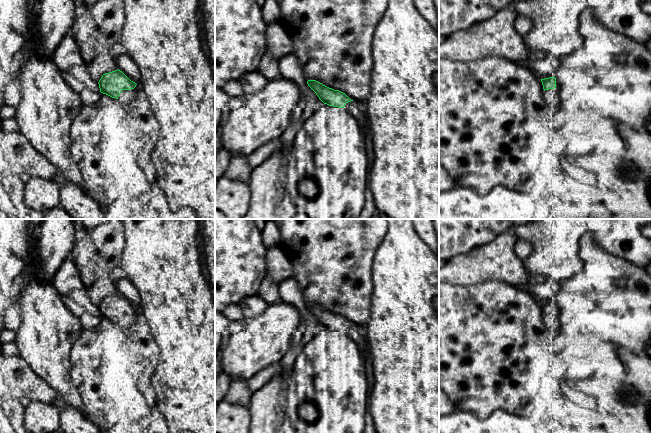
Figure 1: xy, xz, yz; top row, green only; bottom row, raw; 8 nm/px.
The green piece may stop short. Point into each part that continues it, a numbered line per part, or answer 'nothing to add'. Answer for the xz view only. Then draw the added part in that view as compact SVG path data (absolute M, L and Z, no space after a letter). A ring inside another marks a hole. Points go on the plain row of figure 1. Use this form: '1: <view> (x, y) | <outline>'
1: xz (358, 334) | M351 325L345 328L344 331L347 335L351 336L356 344L358 345L363 357L367 360L369 364L369 354L367 348L367 339L364 329L359 328L355 325Z

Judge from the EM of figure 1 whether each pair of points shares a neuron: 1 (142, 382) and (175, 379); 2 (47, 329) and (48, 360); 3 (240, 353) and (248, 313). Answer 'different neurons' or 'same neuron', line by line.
1: different neurons
2: same neuron
3: different neurons

